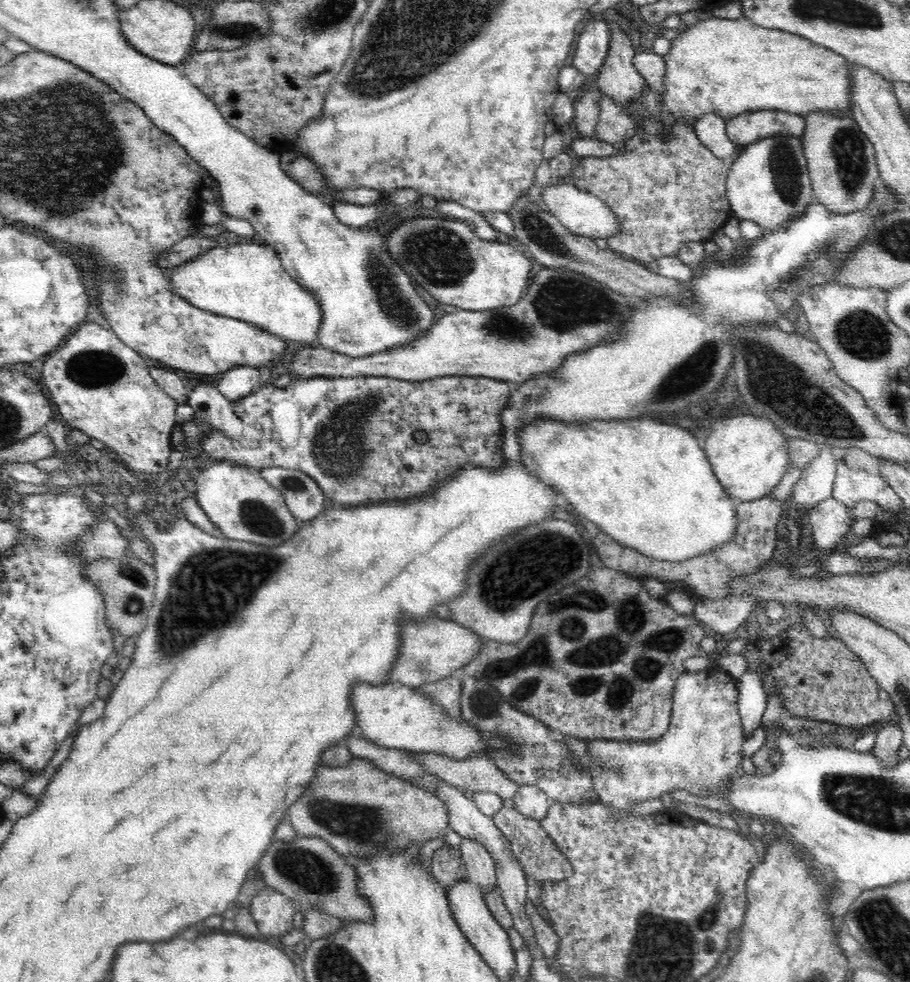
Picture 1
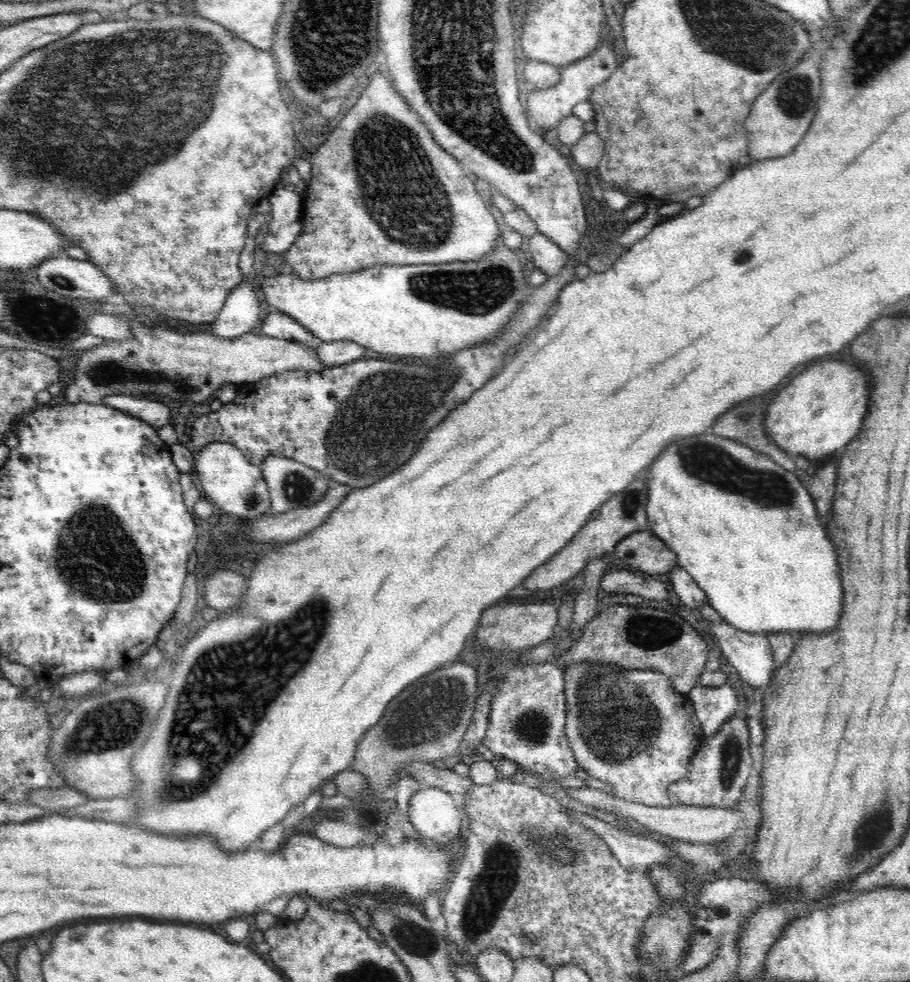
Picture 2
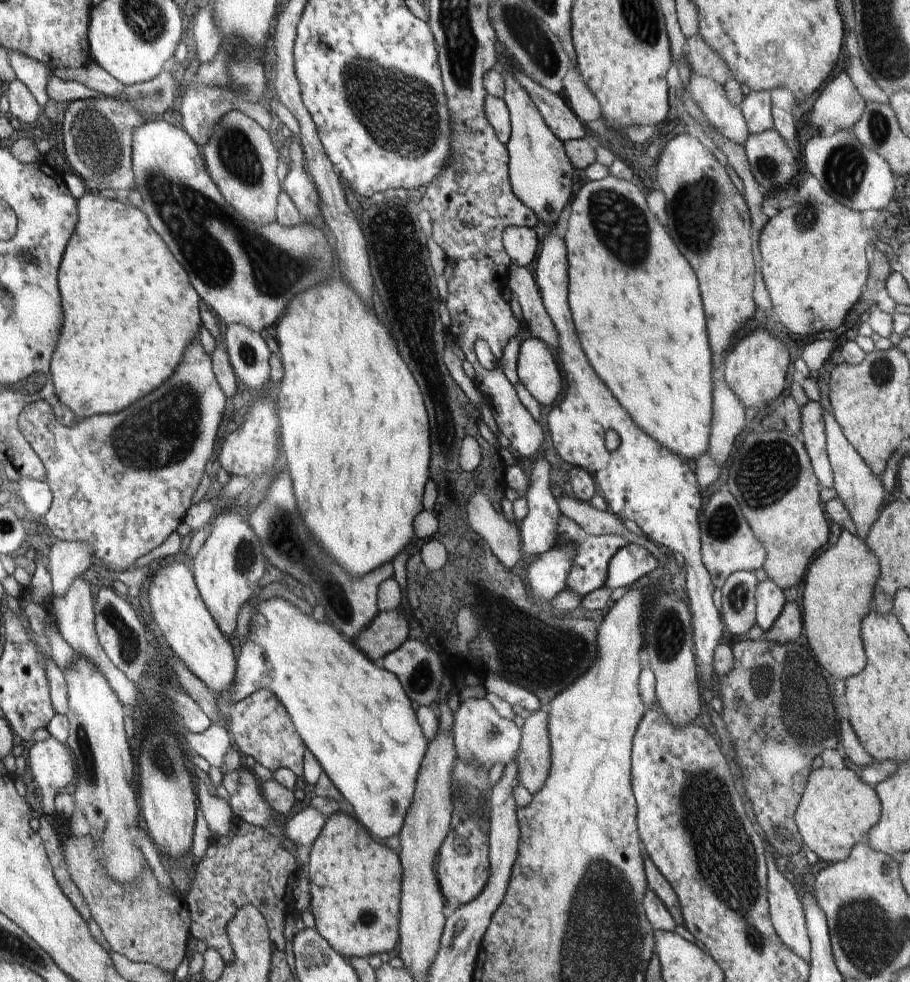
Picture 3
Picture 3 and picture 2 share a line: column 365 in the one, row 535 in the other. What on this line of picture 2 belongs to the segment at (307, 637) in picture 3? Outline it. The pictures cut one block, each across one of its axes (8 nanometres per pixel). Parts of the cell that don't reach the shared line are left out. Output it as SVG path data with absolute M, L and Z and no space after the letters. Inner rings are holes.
M700 434L692 438L680 438L672 446L668 446L660 458L650 466L648 474L648 498L650 504L646 508L648 512L648 524L650 530L676 554L678 564L684 566L696 584L704 590L710 606L718 612L722 620L726 620L730 626L750 632L750 634L760 634L760 636L776 636L776 634L792 634L792 638L802 638L806 634L818 634L826 636L836 630L836 626L842 620L844 612L844 588L840 580L840 564L838 564L838 552L834 542L828 536L828 528L822 522L818 514L818 506L814 496L808 492L808 482L800 482L800 478L792 472L774 462L768 454L760 454L748 446L736 444L732 440L722 440L712 434Z

